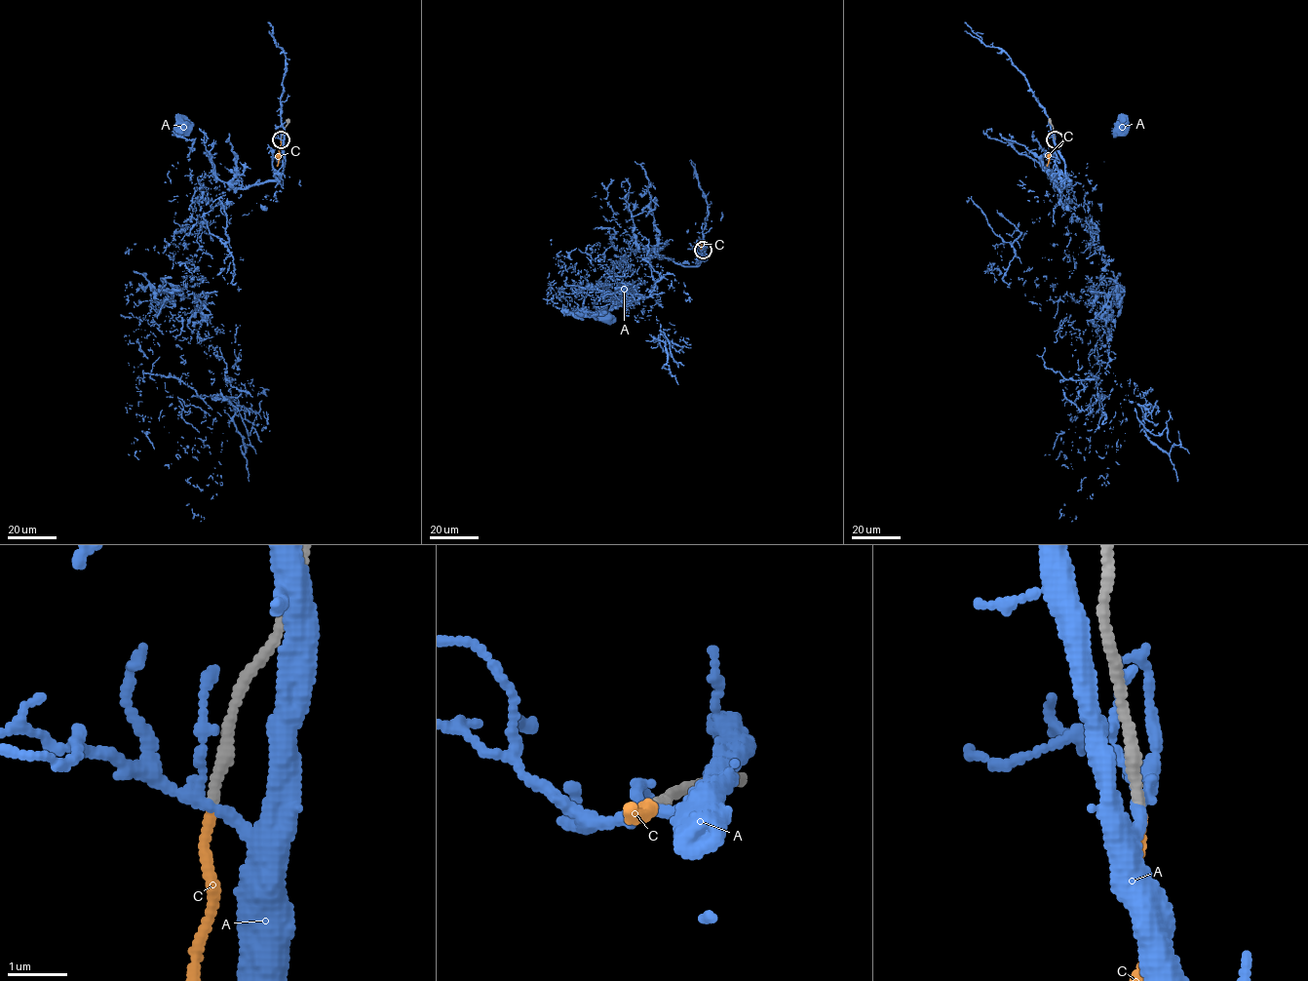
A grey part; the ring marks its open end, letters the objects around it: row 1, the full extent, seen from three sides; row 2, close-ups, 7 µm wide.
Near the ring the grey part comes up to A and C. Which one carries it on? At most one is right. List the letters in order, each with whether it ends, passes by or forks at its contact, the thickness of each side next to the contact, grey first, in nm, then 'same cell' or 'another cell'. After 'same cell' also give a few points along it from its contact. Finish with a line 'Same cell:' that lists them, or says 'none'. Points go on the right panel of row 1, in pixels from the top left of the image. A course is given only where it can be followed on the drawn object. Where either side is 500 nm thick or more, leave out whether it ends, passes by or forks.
A: it forks; calibres 200 and 170 nm; another cell
C: it ends; calibres 190 and 130 nm; same cell; course (1055, 139), (1047, 166)
Same cell: C

